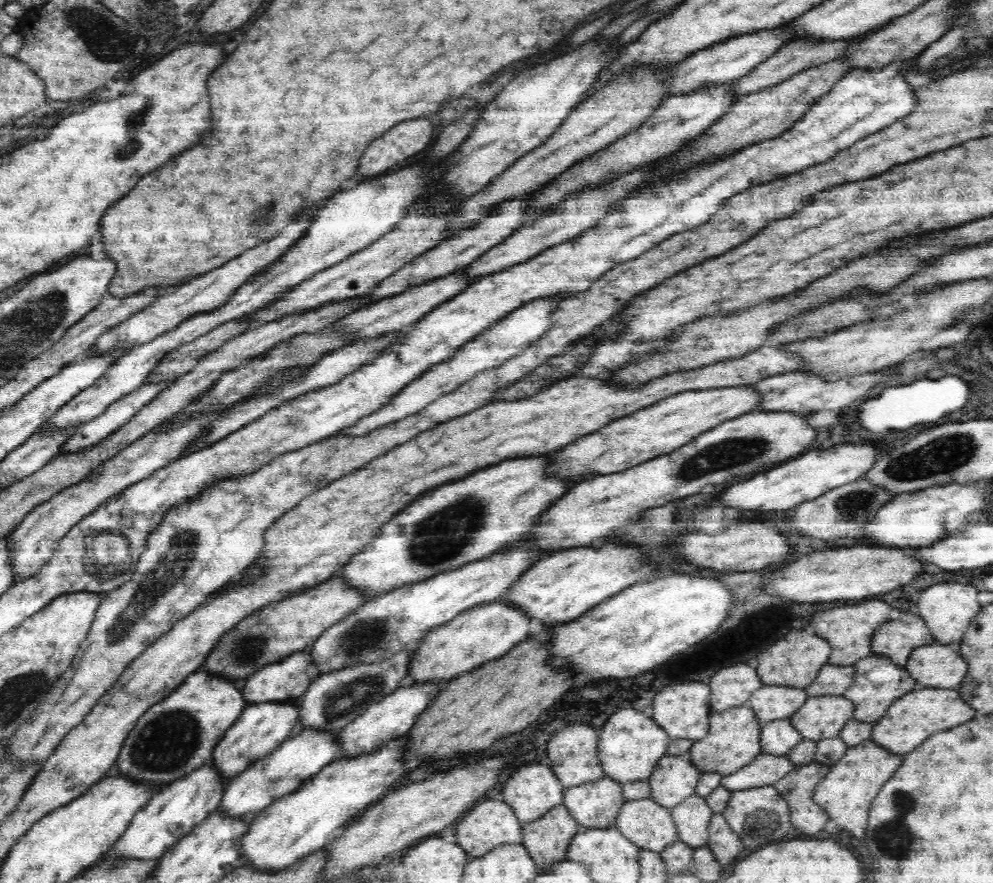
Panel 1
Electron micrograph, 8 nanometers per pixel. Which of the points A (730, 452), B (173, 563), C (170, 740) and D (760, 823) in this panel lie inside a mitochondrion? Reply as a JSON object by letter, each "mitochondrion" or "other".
{"A":"mitochondrion","B":"mitochondrion","C":"mitochondrion","D":"mitochondrion"}

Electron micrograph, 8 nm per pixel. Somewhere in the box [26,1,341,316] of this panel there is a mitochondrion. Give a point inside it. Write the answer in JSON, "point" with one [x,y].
{"point":[107,43]}

